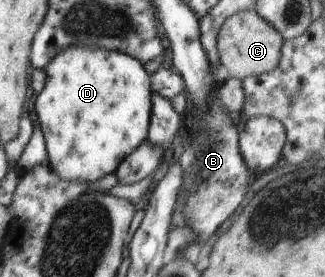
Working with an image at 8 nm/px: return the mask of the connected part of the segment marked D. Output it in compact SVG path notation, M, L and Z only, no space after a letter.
M66 47L46 65L46 84L37 95L35 110L42 130L48 165L52 171L68 181L98 181L106 173L114 173L132 151L136 151L148 137L152 115L150 75L144 66L130 55L93 47Z

